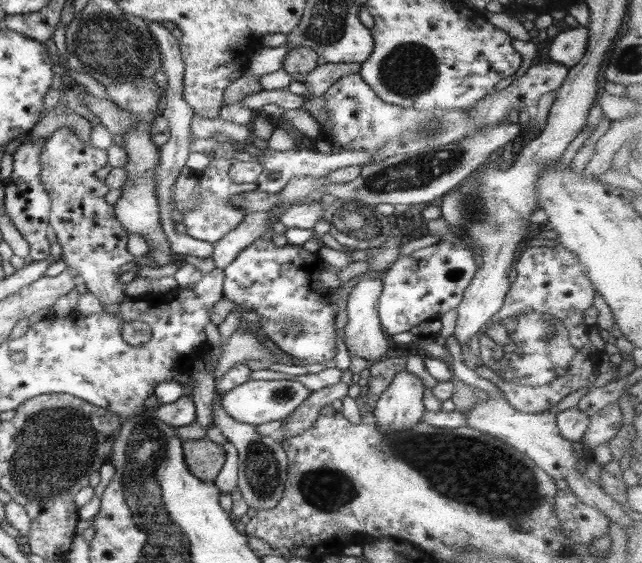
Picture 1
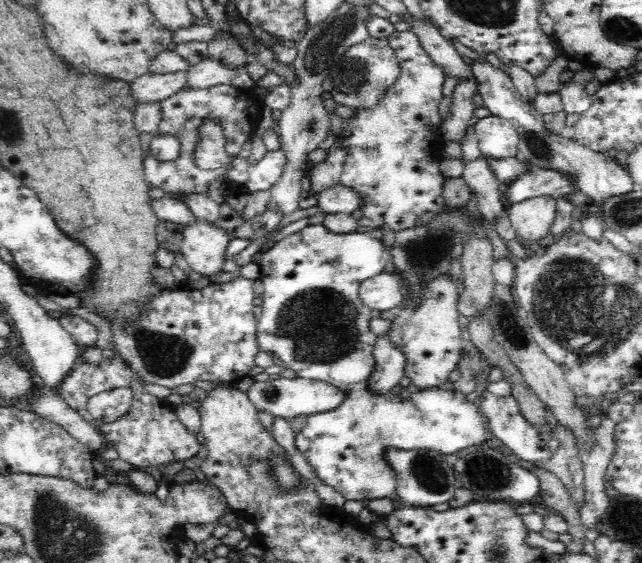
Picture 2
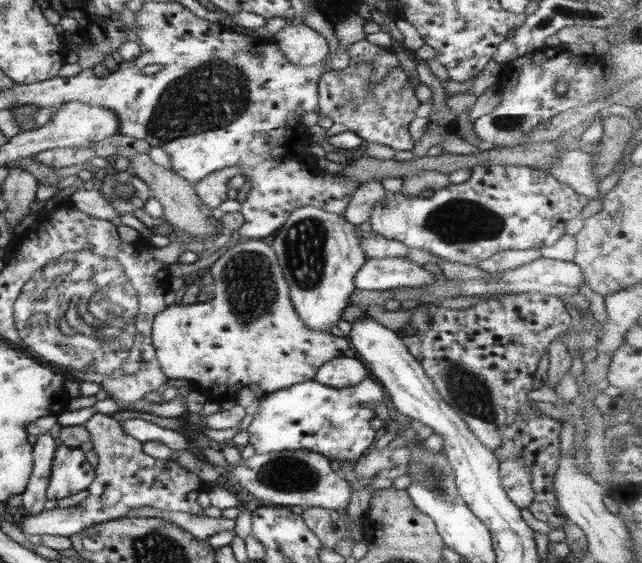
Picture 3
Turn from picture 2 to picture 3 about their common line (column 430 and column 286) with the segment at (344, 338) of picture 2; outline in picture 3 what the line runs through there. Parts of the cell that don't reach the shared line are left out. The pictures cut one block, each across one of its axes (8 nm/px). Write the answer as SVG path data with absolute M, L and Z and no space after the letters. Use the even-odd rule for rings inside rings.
M369 377L348 387L331 387L308 380L263 395L264 400L260 400L247 428L249 444L254 446L256 454L306 449L352 464L369 452L379 433L370 425L377 414L369 405L385 405L383 385Z

